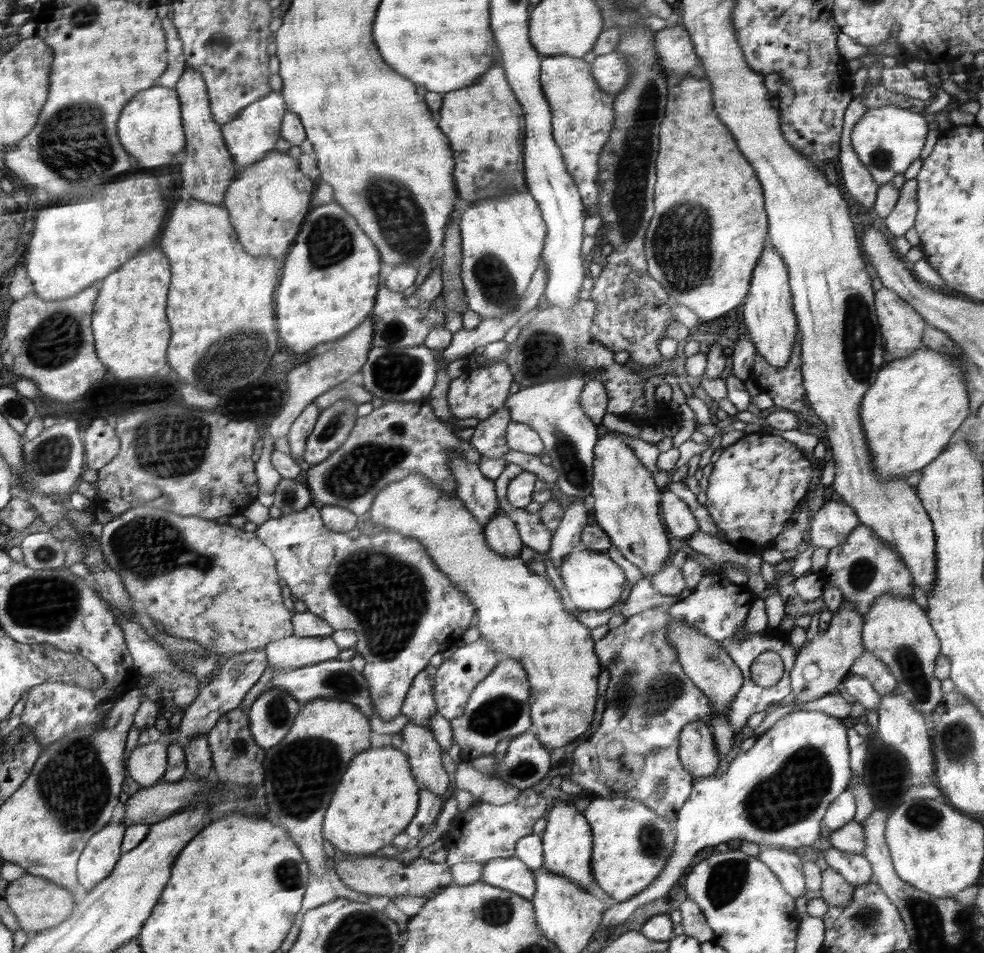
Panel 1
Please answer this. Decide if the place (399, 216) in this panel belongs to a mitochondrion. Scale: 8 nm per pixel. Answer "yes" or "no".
yes

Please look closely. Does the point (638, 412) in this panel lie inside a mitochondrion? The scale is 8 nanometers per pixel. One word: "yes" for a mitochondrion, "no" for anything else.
no

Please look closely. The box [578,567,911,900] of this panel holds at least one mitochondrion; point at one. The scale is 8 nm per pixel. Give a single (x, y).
(792, 793)

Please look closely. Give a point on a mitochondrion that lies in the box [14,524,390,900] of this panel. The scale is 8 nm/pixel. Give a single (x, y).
(74, 785)

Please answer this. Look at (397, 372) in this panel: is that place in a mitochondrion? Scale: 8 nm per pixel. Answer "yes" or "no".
yes

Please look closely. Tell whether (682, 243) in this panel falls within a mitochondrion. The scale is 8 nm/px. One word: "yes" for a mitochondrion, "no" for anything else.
yes

